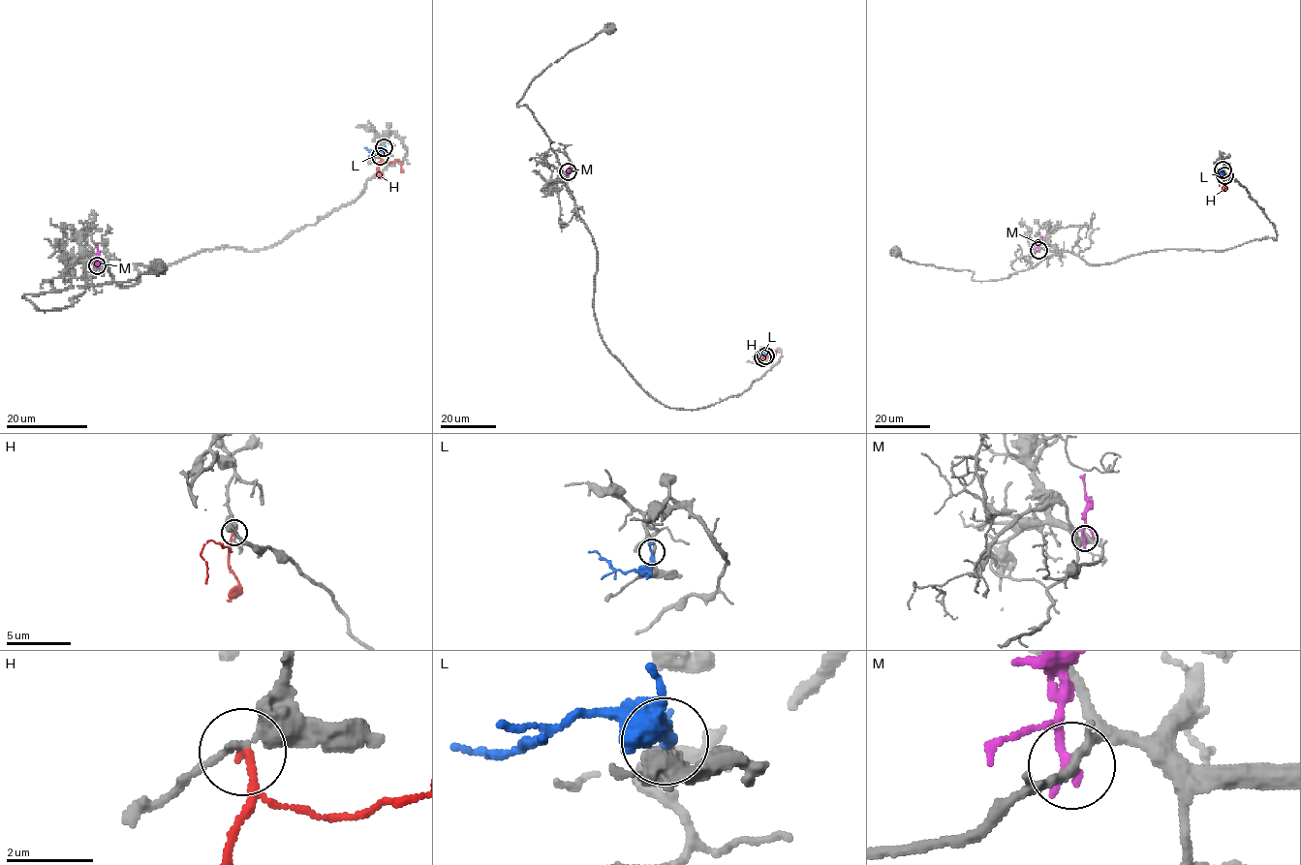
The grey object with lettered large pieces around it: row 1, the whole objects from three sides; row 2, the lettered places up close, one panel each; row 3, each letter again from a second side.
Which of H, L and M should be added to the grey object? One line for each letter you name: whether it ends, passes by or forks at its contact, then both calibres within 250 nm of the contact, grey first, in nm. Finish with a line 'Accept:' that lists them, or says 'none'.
L: it ends | 200/280 nm
Accept: L

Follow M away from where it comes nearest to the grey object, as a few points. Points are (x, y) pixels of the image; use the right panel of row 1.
M: (1038, 250), (1041, 235)

